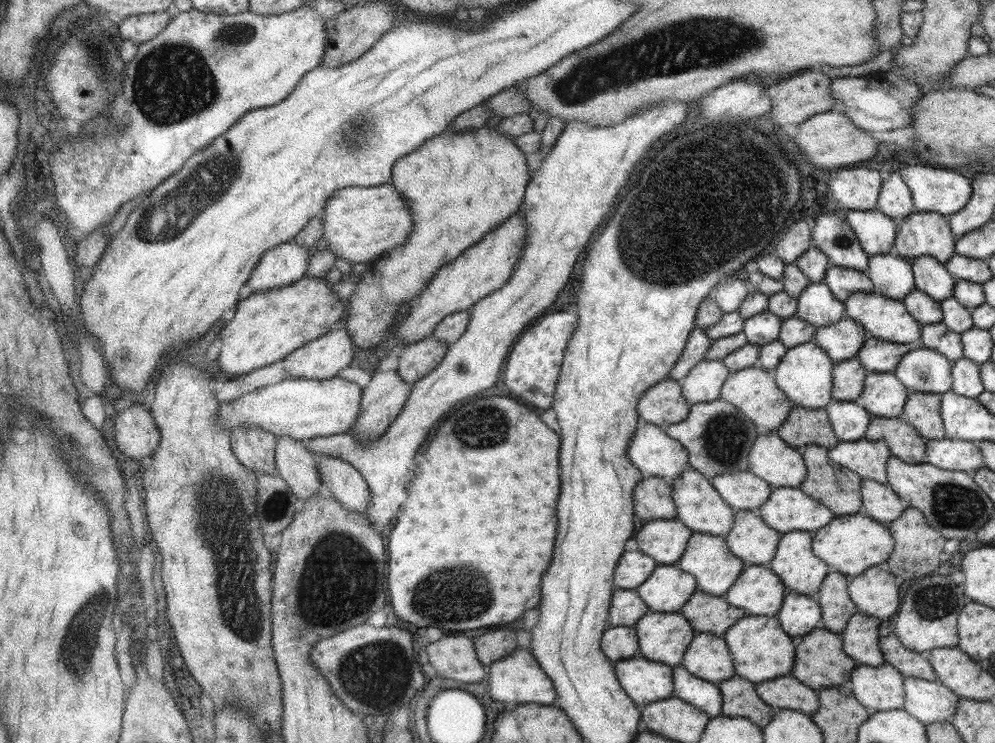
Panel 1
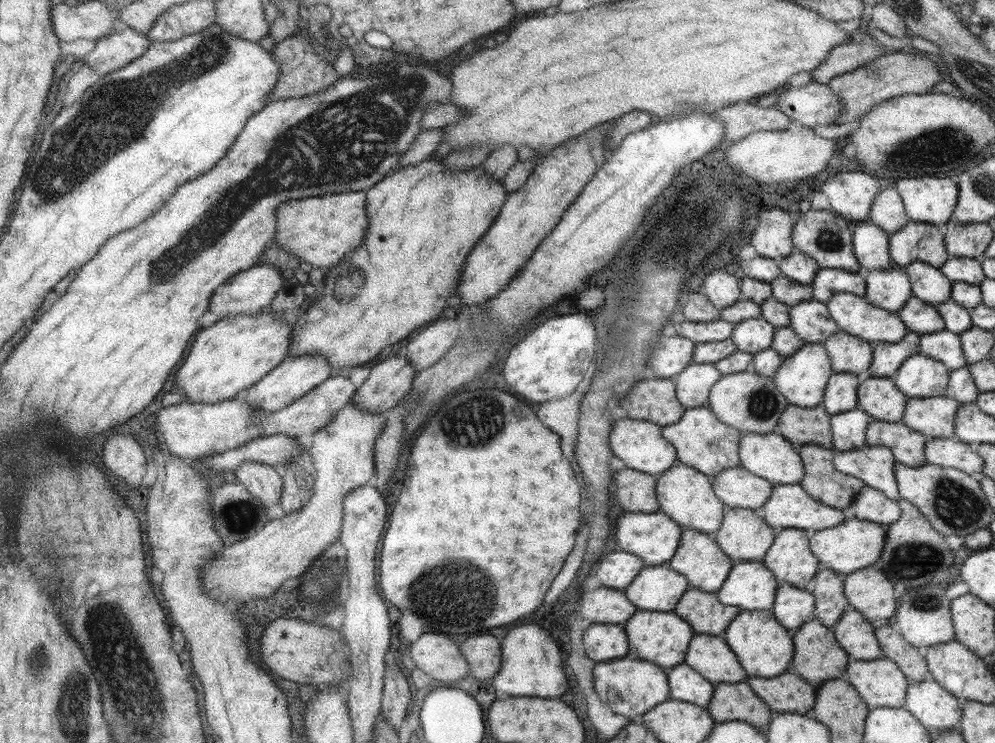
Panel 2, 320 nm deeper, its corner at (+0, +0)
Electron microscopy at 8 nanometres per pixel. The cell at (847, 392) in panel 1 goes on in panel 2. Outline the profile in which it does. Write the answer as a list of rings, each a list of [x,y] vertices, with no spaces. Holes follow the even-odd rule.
[[[866,371],[857,375],[832,373],[825,385],[821,406],[830,416],[853,410],[857,406],[857,387],[870,377]]]

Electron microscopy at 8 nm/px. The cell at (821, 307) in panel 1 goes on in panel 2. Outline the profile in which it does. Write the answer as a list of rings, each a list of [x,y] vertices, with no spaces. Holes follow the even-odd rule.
[[[811,298],[789,307],[788,324],[803,343],[823,343],[838,331],[837,323],[829,316],[825,303]]]

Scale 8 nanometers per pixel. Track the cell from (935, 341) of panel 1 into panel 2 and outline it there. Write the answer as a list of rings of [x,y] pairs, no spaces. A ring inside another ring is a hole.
[[[939,330],[929,334],[921,334],[919,338],[919,353],[945,365],[948,372],[966,366],[961,349],[959,335],[948,330]]]

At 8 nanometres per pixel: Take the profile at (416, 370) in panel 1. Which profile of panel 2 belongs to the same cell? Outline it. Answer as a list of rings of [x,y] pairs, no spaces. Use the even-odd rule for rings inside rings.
[[[403,352],[385,356],[382,362],[370,369],[365,382],[355,389],[351,405],[365,413],[386,414],[411,391],[415,371]]]

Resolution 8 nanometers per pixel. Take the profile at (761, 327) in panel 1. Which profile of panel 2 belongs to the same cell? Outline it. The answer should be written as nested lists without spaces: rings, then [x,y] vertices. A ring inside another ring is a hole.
[[[749,318],[733,327],[730,340],[737,351],[753,356],[771,347],[775,328],[763,318]]]

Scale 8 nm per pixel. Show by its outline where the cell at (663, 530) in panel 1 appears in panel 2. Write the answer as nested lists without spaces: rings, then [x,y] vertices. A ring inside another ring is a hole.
[[[629,512],[615,521],[615,542],[619,550],[638,556],[644,566],[667,564],[680,541],[682,527],[661,512]]]

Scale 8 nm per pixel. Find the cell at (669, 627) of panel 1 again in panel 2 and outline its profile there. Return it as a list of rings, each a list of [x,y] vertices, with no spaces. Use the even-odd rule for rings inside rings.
[[[637,609],[632,615],[627,622],[622,624],[622,627],[626,632],[628,650],[635,652],[637,659],[656,664],[666,671],[684,662],[689,641],[694,635],[693,629],[685,620],[672,611],[657,612]]]

